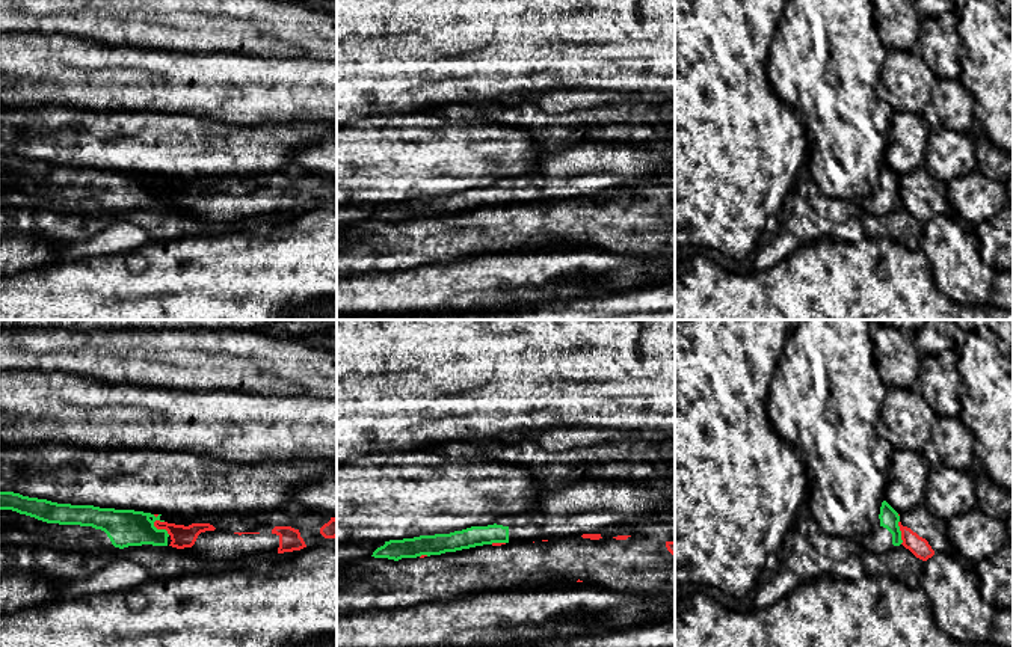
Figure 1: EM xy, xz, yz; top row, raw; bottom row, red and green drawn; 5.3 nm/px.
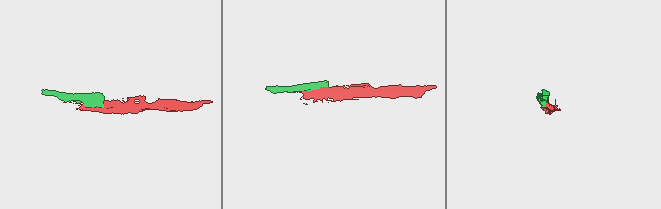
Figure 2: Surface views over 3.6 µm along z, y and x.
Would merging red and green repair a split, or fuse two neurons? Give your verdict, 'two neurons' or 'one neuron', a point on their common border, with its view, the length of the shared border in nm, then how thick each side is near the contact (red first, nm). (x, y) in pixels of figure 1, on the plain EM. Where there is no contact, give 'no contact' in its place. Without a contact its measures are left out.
two neurons | xy (157, 190) | 140 nm | 120/200 nm

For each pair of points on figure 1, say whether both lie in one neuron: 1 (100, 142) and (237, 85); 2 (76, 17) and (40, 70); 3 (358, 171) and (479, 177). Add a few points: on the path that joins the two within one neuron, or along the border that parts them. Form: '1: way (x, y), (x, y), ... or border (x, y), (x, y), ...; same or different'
1: border (135, 112), (177, 112), (206, 119); different
2: border (27, 32), (71, 33), (98, 41); different
3: way (388, 171), (449, 171); same

